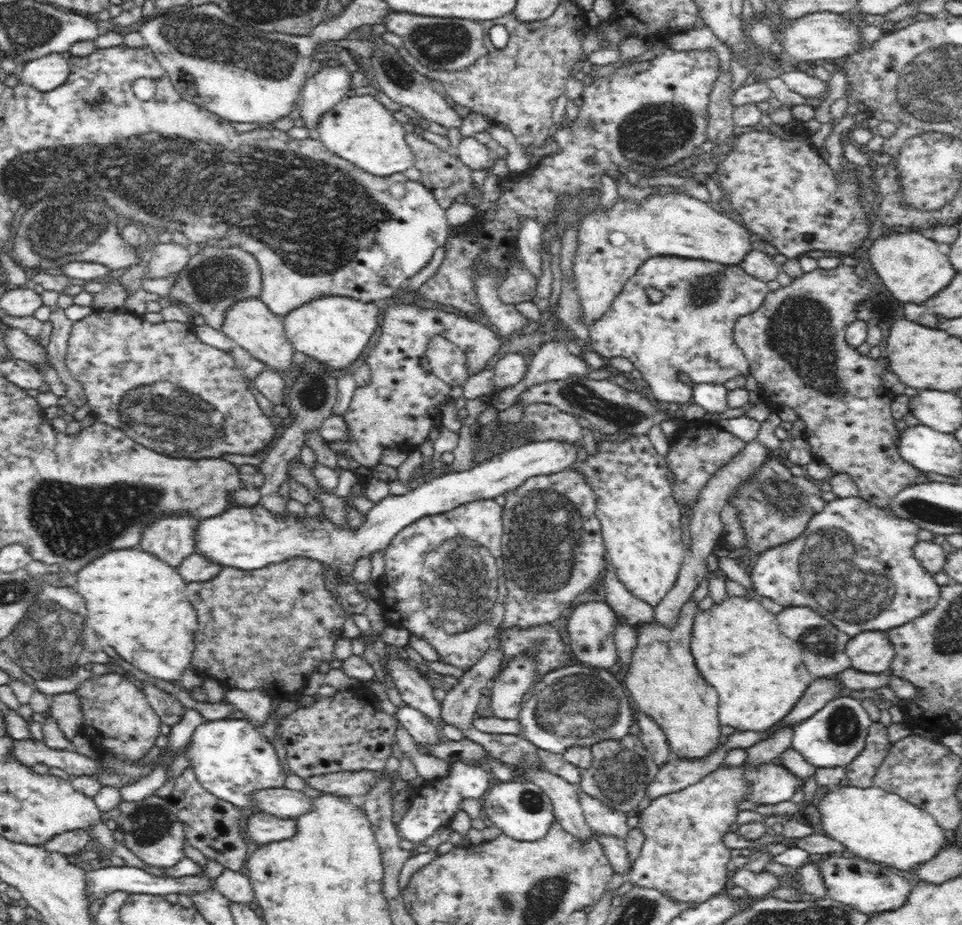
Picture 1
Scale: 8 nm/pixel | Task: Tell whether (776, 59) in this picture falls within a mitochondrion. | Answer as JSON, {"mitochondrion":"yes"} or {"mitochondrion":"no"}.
{"mitochondrion":"no"}

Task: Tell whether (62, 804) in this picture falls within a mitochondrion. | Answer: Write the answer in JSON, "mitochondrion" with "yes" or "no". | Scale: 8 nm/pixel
{"mitochondrion":"no"}

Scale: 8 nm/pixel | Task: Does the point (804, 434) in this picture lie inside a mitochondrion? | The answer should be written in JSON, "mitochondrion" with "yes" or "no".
{"mitochondrion":"no"}

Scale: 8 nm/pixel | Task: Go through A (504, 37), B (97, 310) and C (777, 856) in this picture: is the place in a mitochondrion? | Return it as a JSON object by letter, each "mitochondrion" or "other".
{"A":"other","B":"other","C":"other"}

